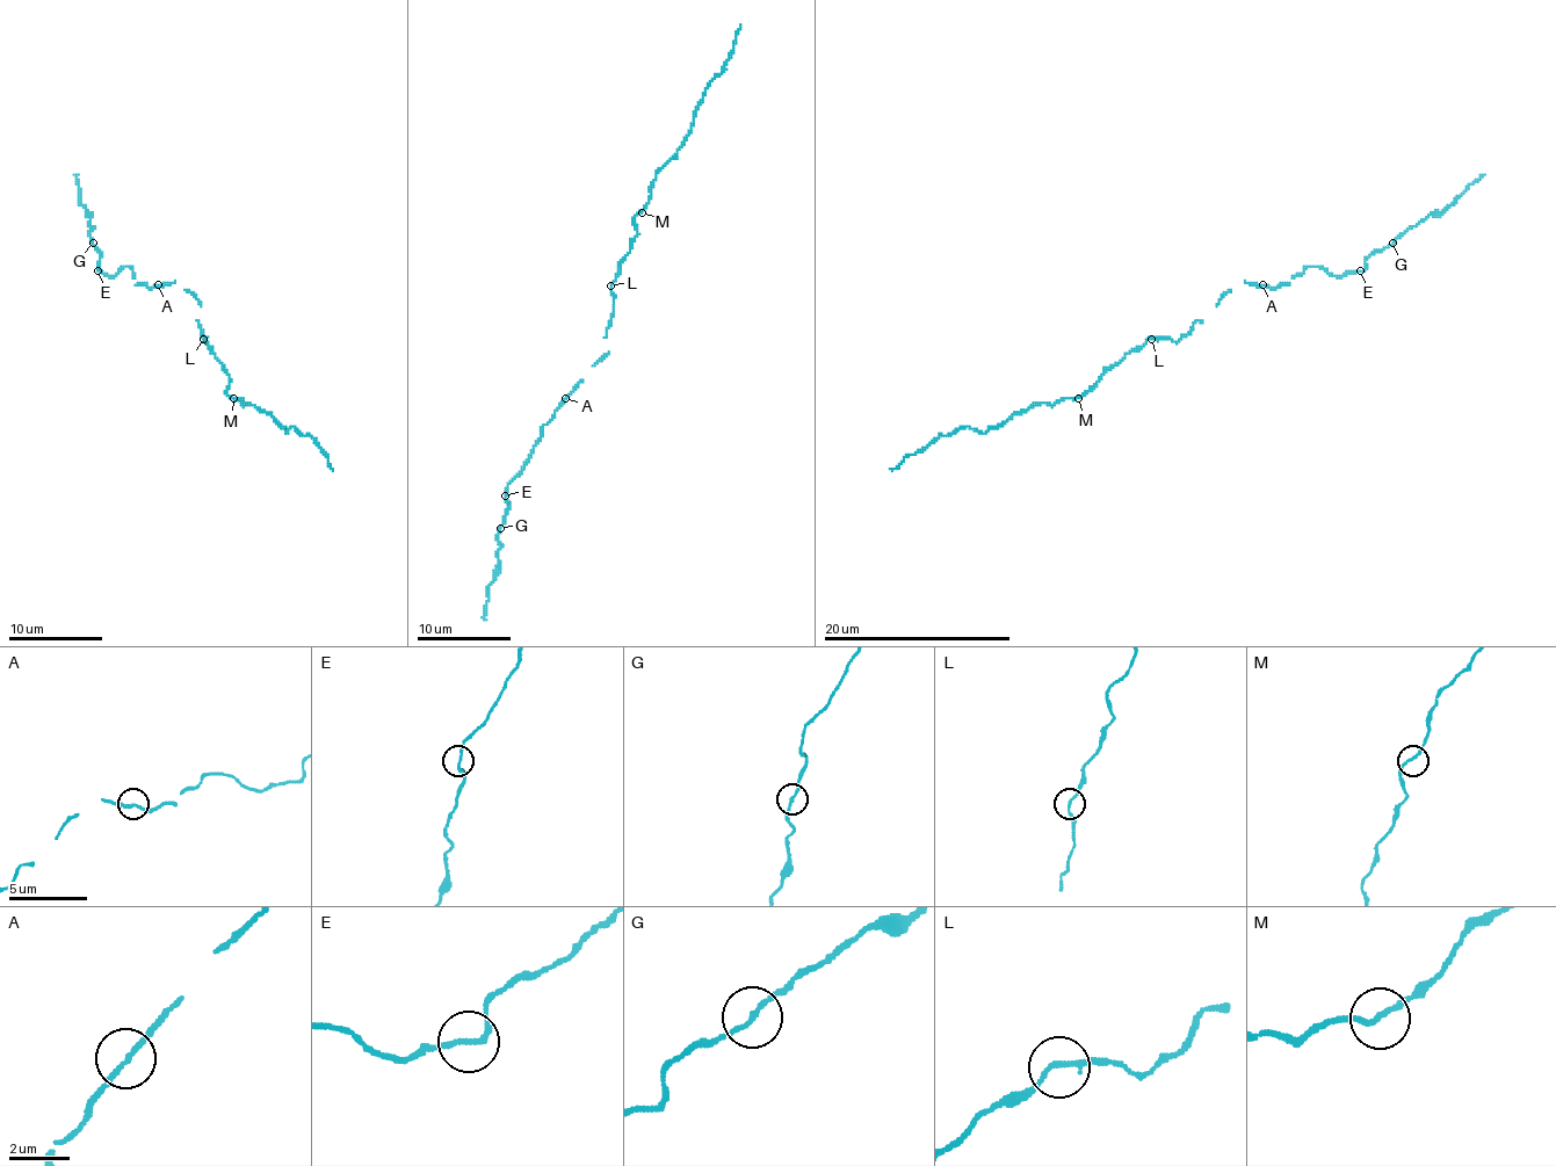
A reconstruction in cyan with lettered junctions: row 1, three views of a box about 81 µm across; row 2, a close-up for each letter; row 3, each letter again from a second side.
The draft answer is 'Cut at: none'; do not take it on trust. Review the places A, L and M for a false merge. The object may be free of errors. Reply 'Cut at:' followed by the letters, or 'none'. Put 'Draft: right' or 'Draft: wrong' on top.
Draft: right
Cut at: none

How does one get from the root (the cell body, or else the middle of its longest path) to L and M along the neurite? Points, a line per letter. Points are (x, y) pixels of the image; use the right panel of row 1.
L: (1195, 323), (1177, 341), (1151, 339)
M: (1195, 323), (1177, 341), (1149, 339), (1131, 348), (1078, 398)

